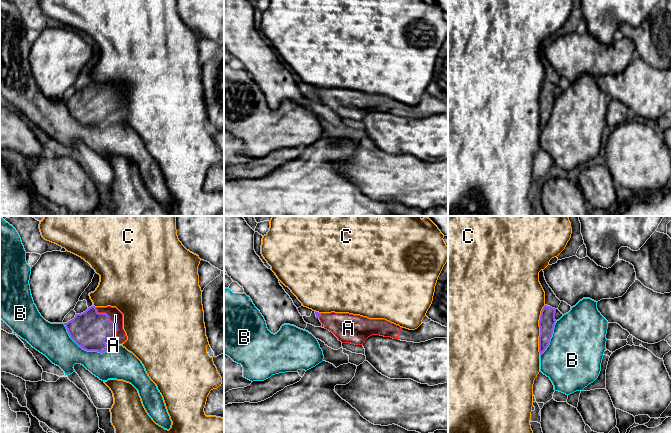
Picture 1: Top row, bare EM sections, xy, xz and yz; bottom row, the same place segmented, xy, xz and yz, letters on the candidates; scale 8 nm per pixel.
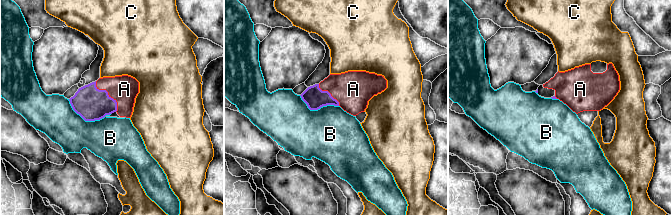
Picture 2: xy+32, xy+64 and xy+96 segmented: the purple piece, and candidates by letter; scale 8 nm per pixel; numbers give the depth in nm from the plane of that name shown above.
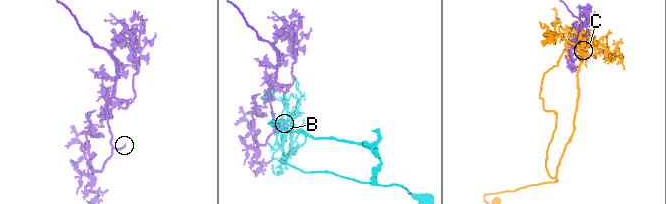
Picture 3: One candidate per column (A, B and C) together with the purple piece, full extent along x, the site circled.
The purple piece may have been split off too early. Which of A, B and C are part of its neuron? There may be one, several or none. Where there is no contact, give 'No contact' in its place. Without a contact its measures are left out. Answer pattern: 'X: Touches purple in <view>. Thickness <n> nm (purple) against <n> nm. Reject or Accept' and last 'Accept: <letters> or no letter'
A: Touches purple in xy. Thickness 300 nm (purple) against 100 nm. Accept
B: Touches purple in xy. Thickness 300 nm (purple) against 260 nm. Reject
C: Touches purple in yz. Thickness 130 nm (purple) against 480 nm. Reject
Accept: A

